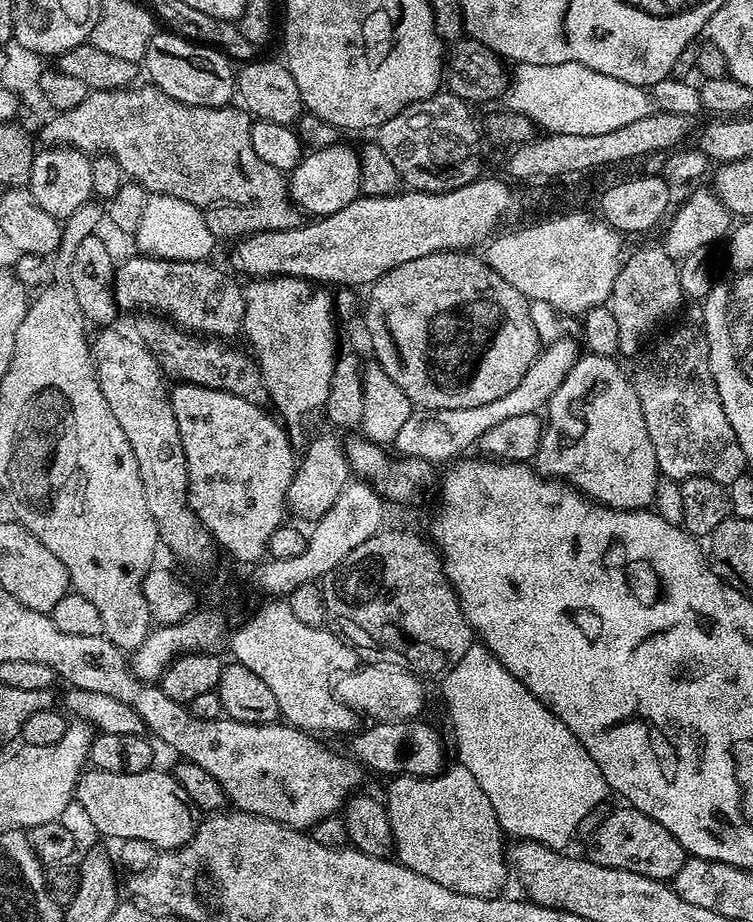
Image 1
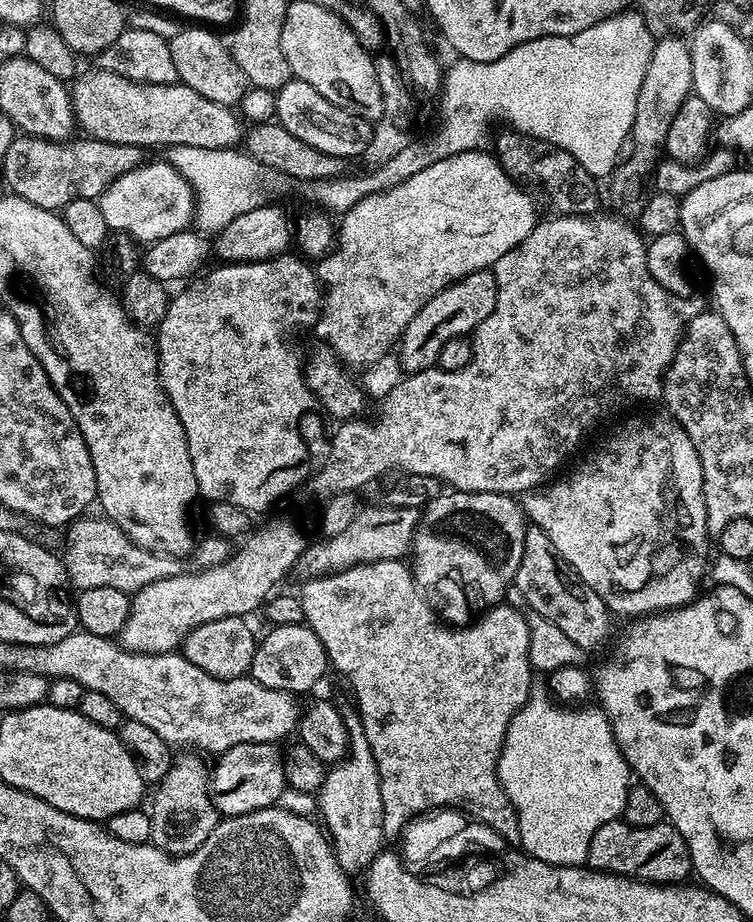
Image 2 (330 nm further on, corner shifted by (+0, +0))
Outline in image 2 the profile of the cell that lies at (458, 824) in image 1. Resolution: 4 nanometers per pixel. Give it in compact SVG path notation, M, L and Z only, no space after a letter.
M403 559L359 564L353 568L336 572L332 576L320 576L317 580L307 581L303 587L304 592L302 591L300 601L304 611L304 623L314 630L314 634L318 634L322 646L328 651L331 667L337 668L352 683L352 688L356 691L354 703L359 709L362 726L365 727L366 739L370 744L370 750L377 763L377 772L380 775L382 830L385 841L395 841L403 833L405 824L409 824L421 814L427 814L433 810L459 810L493 826L504 824L507 820L509 823L508 796L505 794L503 786L500 785L496 767L500 751L504 745L506 730L516 711L532 695L534 687L534 681L532 681L534 669L527 656L529 637L525 613L521 610L519 612L516 608L497 606L487 609L481 615L484 617L480 621L476 620L468 624L467 627L447 627L437 619L436 613L428 605L421 589L413 580L411 567Z

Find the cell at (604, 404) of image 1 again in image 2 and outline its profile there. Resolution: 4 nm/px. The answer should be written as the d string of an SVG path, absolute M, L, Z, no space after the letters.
M661 410L653 416L644 416L641 420L632 420L629 424L622 425L577 472L570 473L565 480L560 480L557 484L551 484L533 490L523 497L524 515L535 527L544 531L550 542L554 542L554 550L558 550L560 557L571 566L573 572L578 574L578 578L582 578L582 582L586 582L586 586L590 586L590 590L594 590L594 594L602 598L609 613L617 617L620 615L628 616L627 618L643 618L649 614L667 612L670 608L681 608L683 604L689 604L696 599L701 591L700 579L706 576L710 568L710 555L708 556L710 533L704 501L702 462L698 458L698 450L694 450L694 442L690 442L690 434L686 434L683 426L667 411Z

